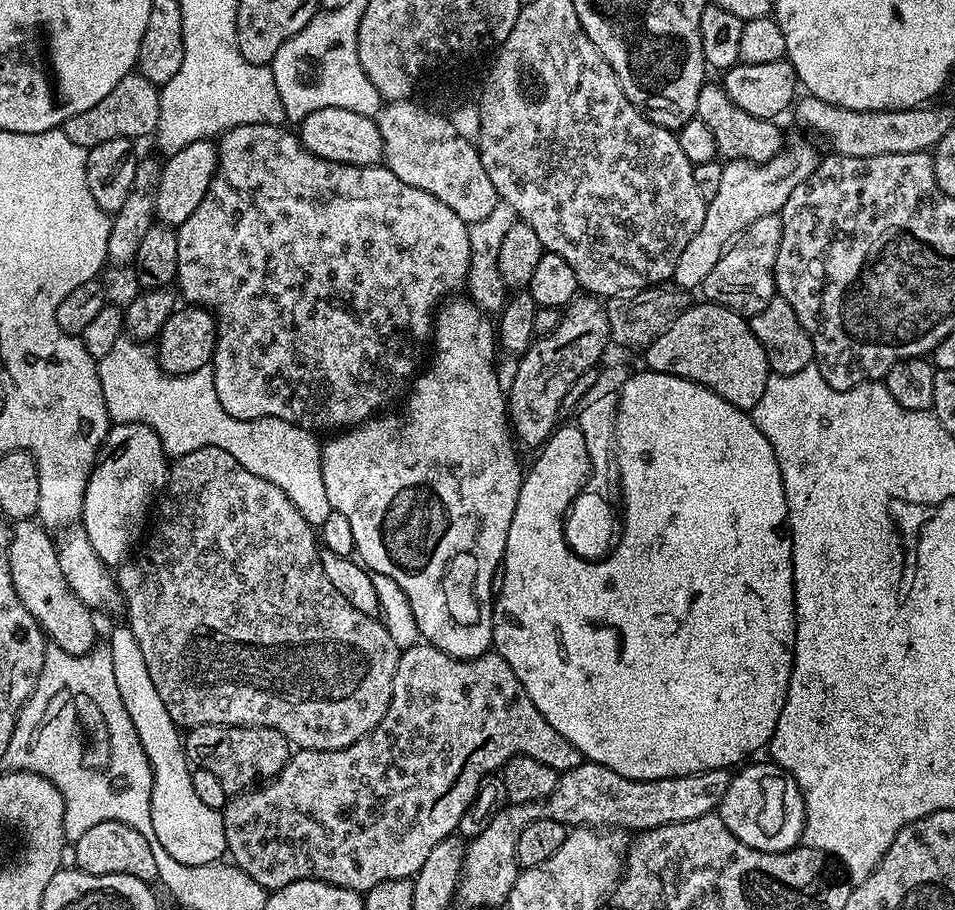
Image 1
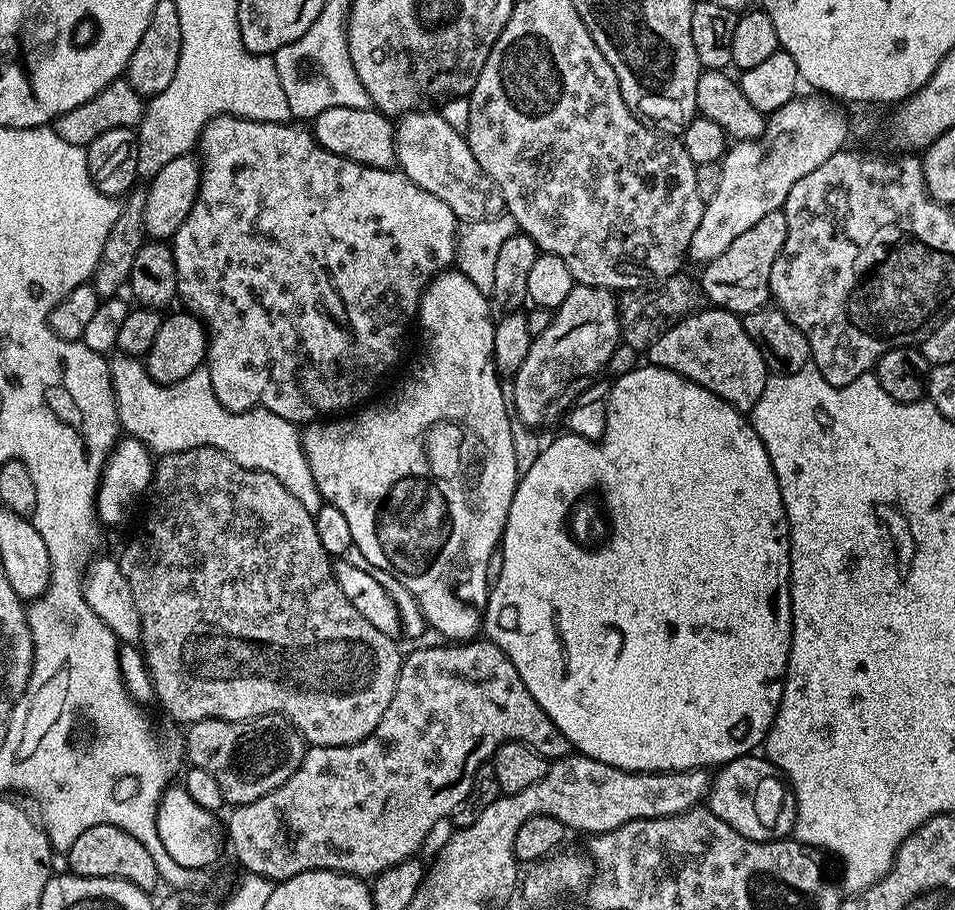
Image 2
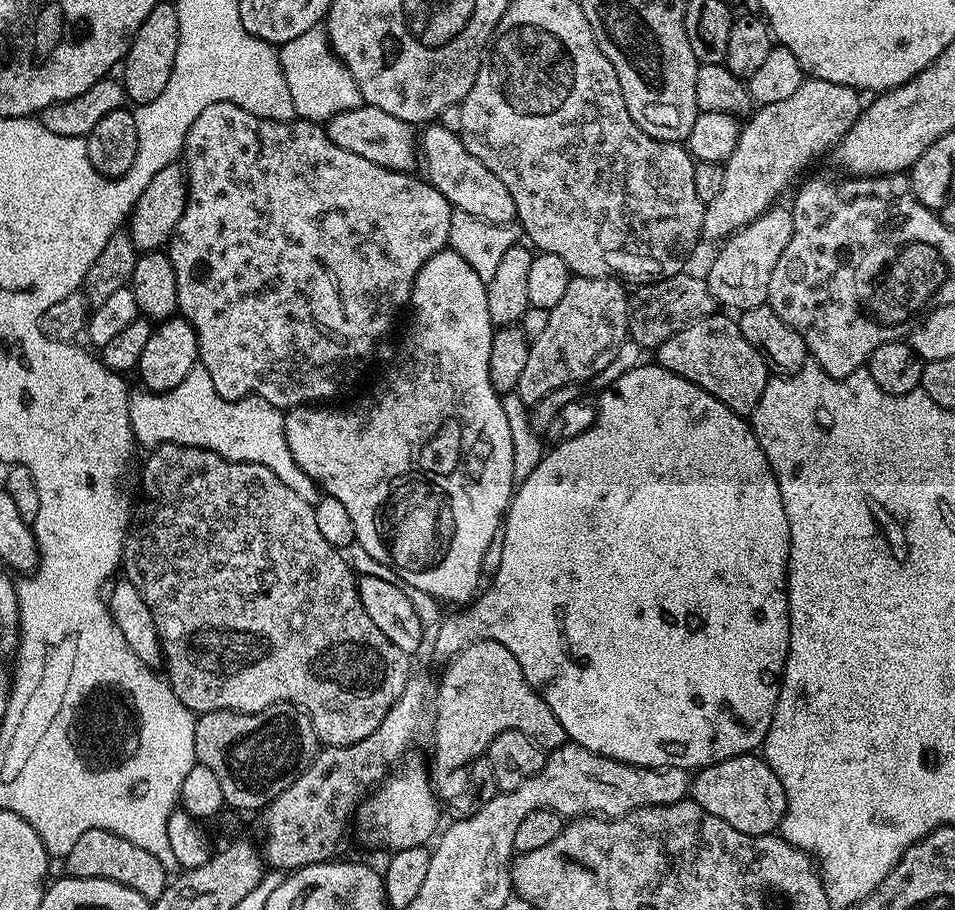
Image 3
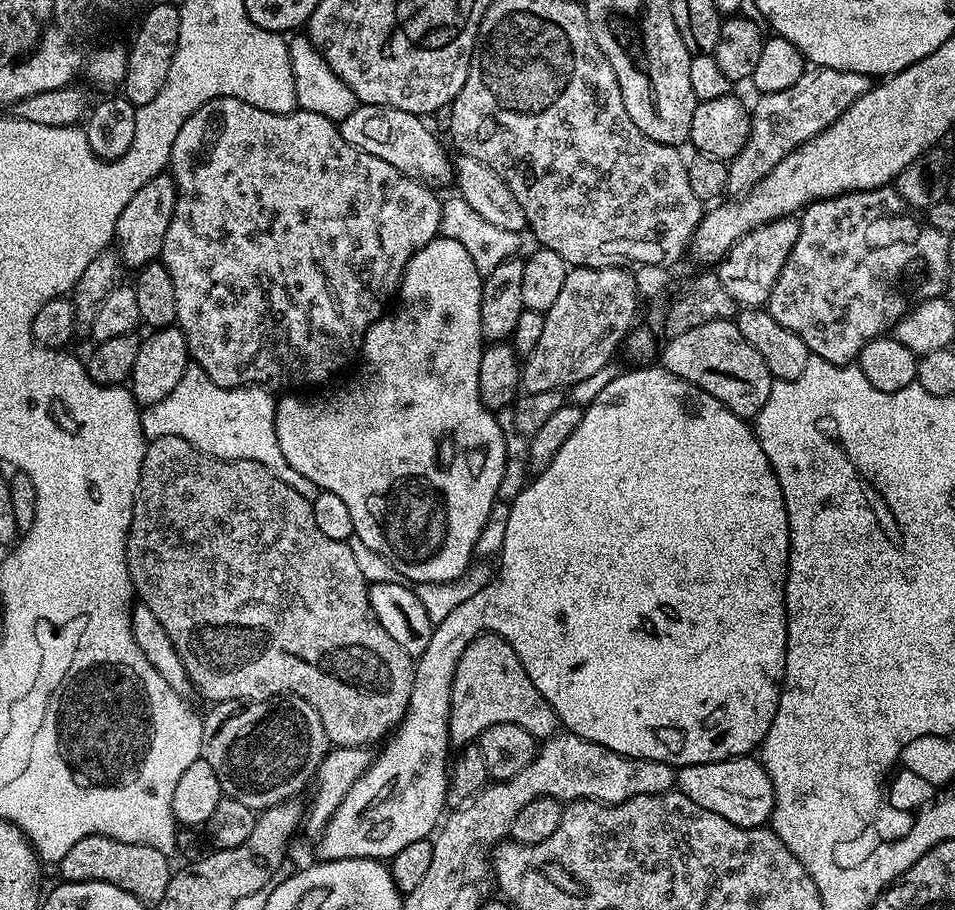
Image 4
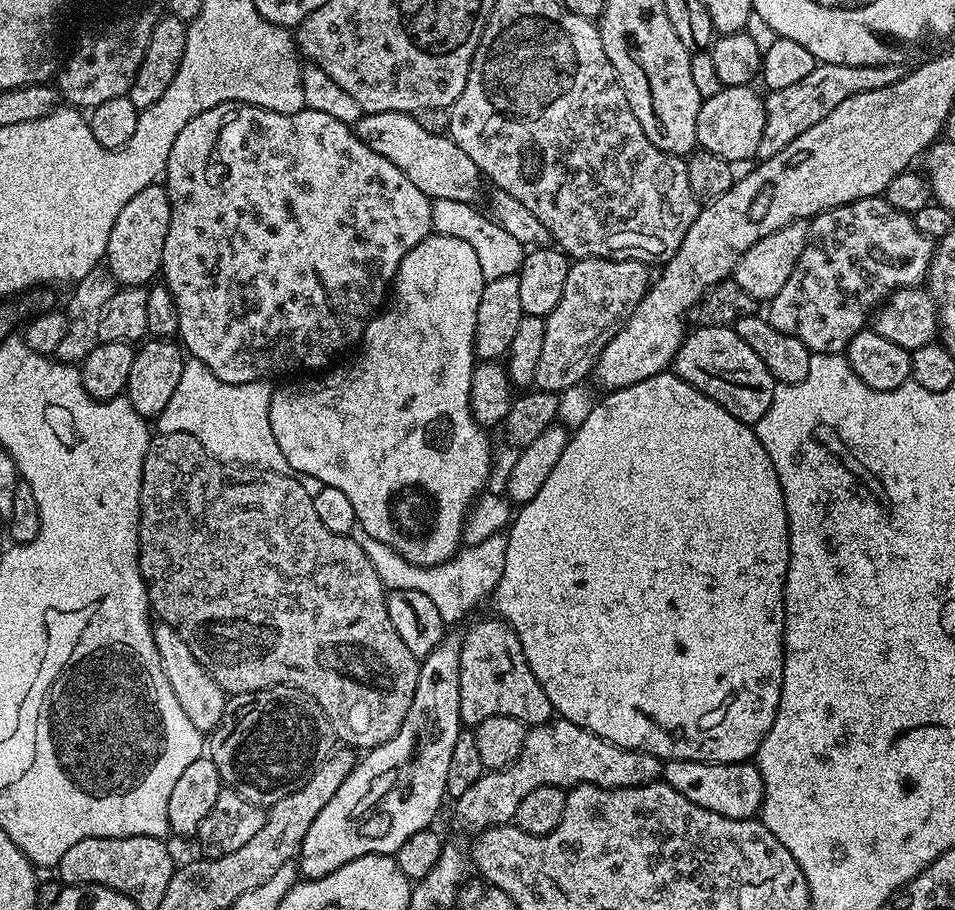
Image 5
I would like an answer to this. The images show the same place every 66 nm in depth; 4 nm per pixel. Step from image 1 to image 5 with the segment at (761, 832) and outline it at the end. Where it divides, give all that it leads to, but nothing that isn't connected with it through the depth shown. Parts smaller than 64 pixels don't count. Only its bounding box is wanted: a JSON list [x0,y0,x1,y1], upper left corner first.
[662,760,764,820]

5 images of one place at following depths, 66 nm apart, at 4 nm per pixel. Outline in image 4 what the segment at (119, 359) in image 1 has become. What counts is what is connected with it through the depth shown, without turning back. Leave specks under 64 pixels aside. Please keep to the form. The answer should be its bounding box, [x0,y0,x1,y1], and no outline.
[140,366,320,501]

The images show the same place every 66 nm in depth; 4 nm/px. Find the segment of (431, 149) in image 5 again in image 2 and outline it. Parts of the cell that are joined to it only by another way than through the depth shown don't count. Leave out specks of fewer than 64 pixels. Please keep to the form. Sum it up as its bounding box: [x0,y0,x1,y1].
[310,106,396,168]

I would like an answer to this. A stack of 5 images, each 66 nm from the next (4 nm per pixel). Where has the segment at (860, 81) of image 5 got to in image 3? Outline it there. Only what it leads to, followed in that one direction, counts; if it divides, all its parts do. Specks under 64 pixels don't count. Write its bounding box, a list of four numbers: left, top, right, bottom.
[703,78,862,241]

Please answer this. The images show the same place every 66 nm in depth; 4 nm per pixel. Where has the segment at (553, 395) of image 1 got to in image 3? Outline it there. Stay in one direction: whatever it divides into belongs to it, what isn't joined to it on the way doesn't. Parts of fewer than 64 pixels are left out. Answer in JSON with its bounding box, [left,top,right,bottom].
[517,276,630,406]

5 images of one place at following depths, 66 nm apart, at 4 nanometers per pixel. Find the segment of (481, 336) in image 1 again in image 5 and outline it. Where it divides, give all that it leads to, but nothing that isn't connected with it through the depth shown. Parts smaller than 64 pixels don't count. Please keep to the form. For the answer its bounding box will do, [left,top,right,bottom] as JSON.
[270,236,494,568]

